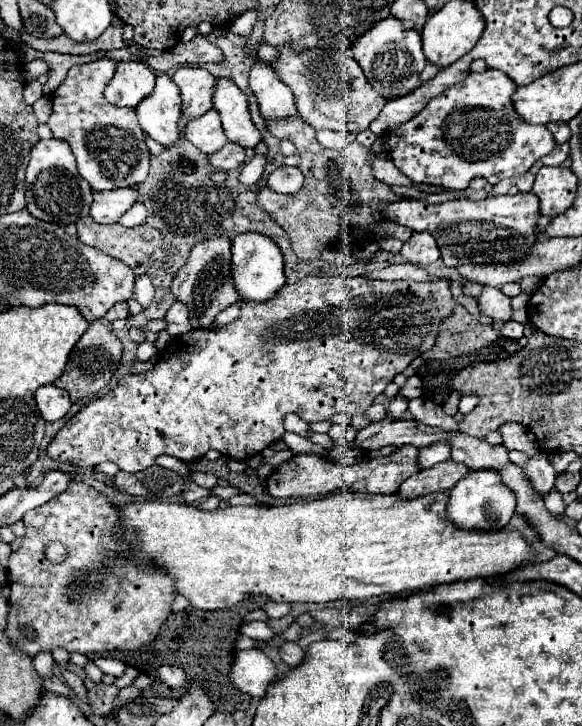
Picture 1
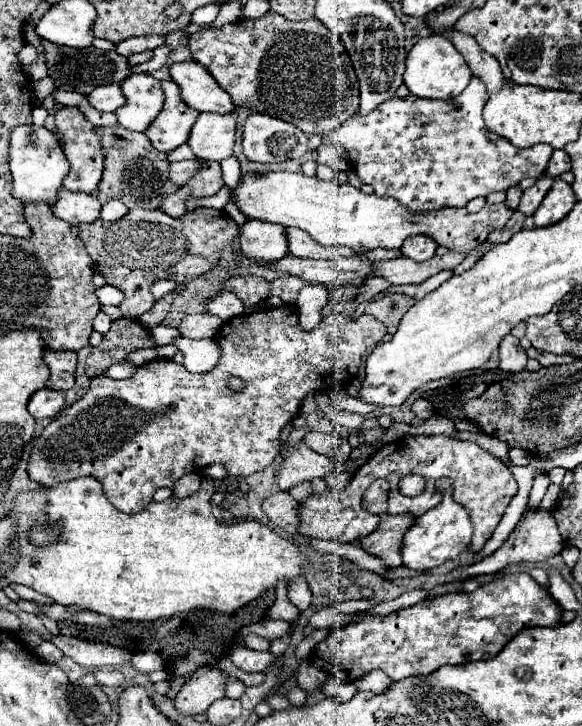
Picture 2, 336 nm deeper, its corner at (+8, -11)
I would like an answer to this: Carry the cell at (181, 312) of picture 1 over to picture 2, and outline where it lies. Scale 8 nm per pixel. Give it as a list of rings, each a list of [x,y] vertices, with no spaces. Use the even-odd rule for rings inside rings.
[[[194,313],[182,319],[178,331],[182,333],[182,337],[190,339],[212,339],[212,335],[216,335],[216,331],[220,331],[222,325],[224,321],[210,313]]]

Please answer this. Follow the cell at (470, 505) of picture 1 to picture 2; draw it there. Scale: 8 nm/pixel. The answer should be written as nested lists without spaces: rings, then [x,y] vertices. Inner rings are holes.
[[[446,477],[439,479],[436,482],[436,489],[442,493],[442,503],[430,511],[426,511],[424,515],[416,517],[414,525],[404,535],[404,543],[402,543],[404,565],[414,571],[434,569],[450,559],[456,559],[462,551],[466,551],[470,547],[470,539],[472,539],[472,531],[474,531],[472,521],[470,521],[468,511],[452,499],[450,480]]]

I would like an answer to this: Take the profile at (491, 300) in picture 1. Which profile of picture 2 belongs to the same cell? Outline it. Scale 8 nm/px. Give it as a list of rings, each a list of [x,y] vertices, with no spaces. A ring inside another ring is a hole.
[[[504,335],[504,339],[500,341],[500,369],[502,371],[522,371],[526,367],[526,351],[520,347],[520,341],[512,335]]]

